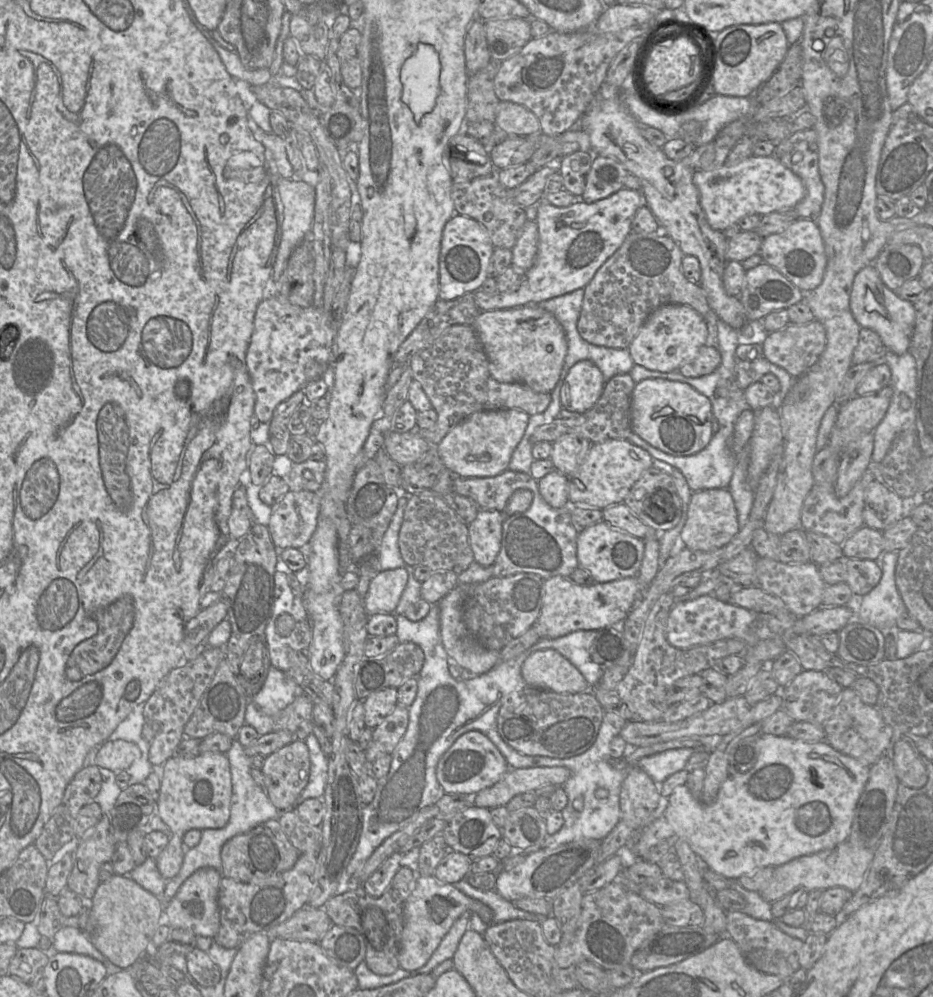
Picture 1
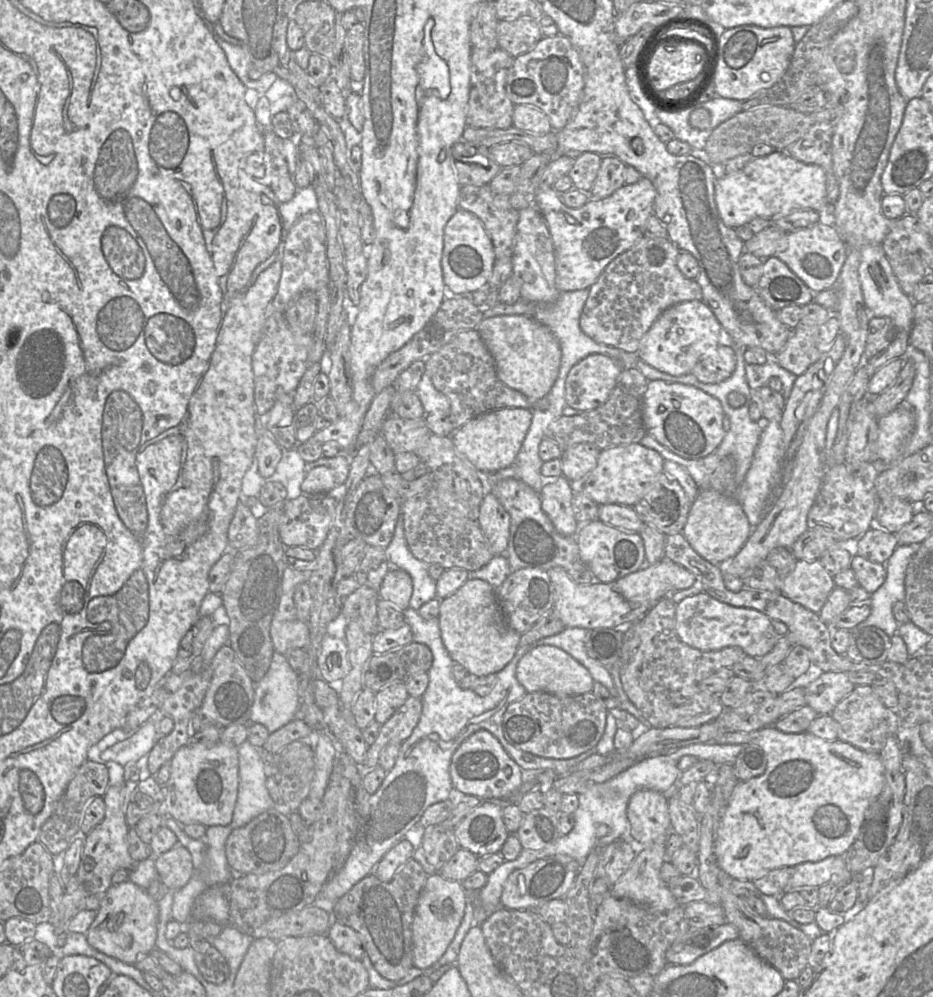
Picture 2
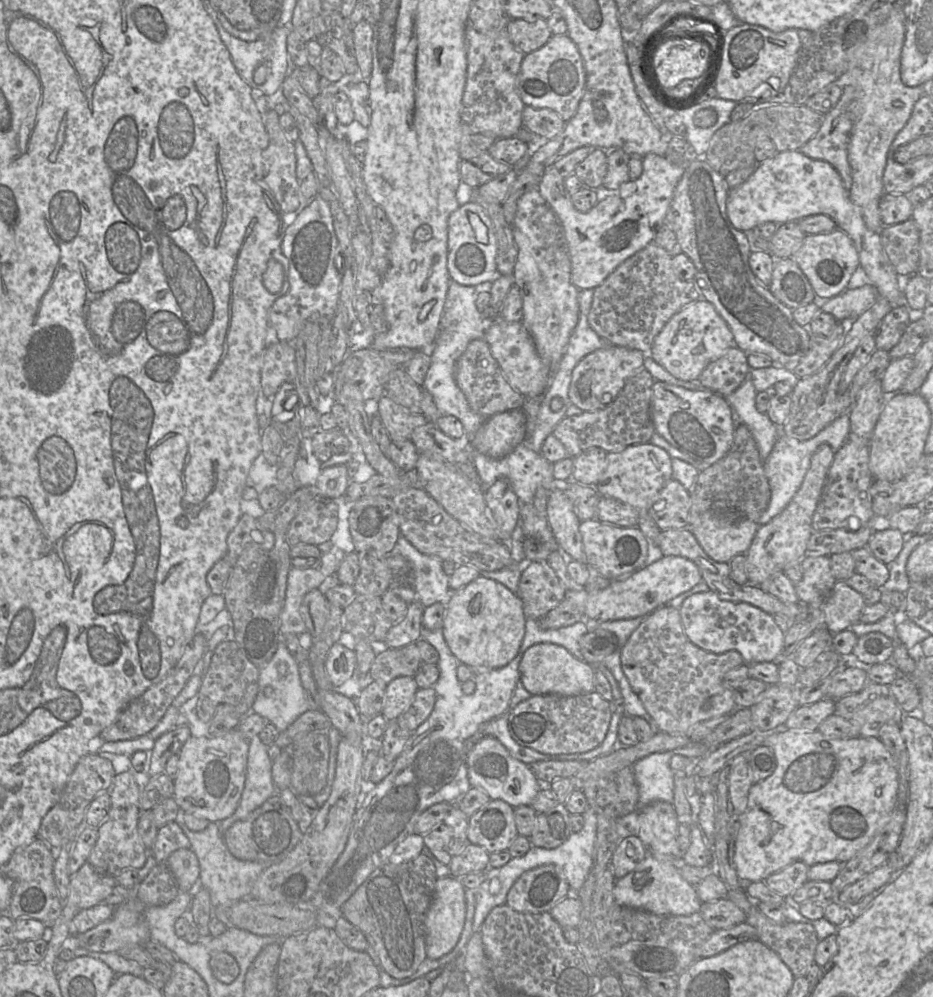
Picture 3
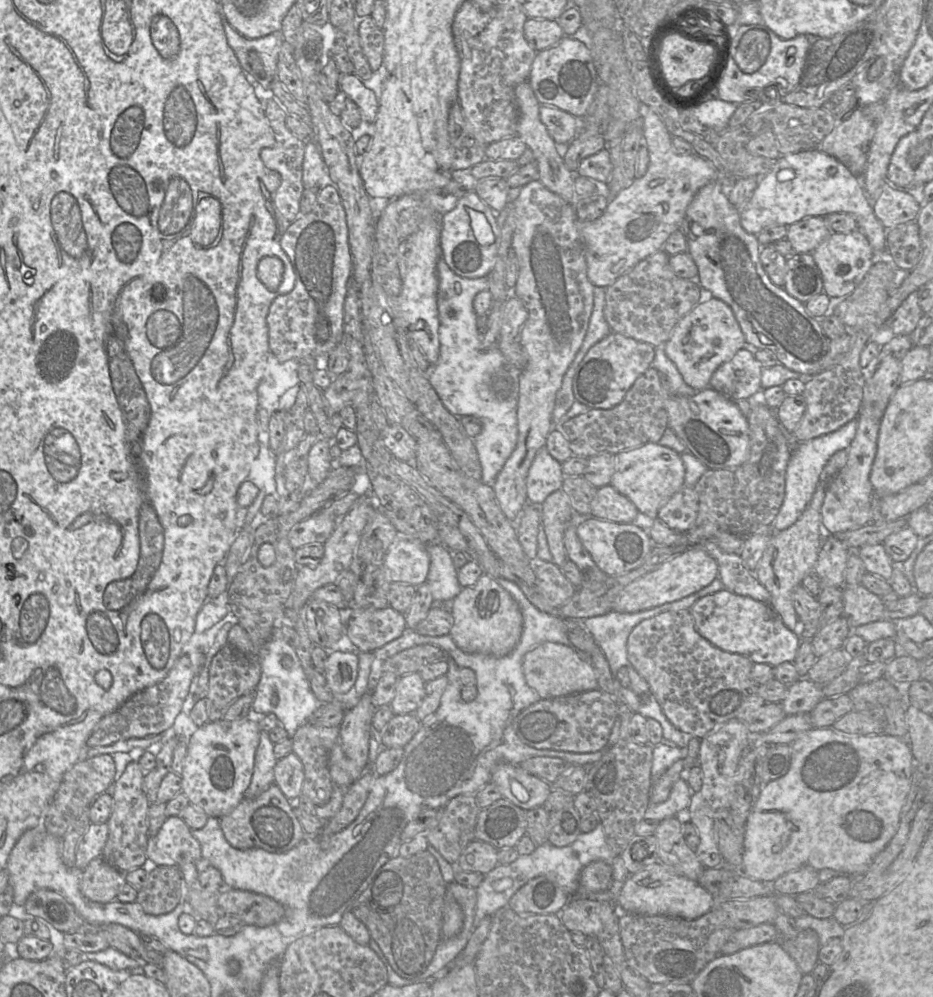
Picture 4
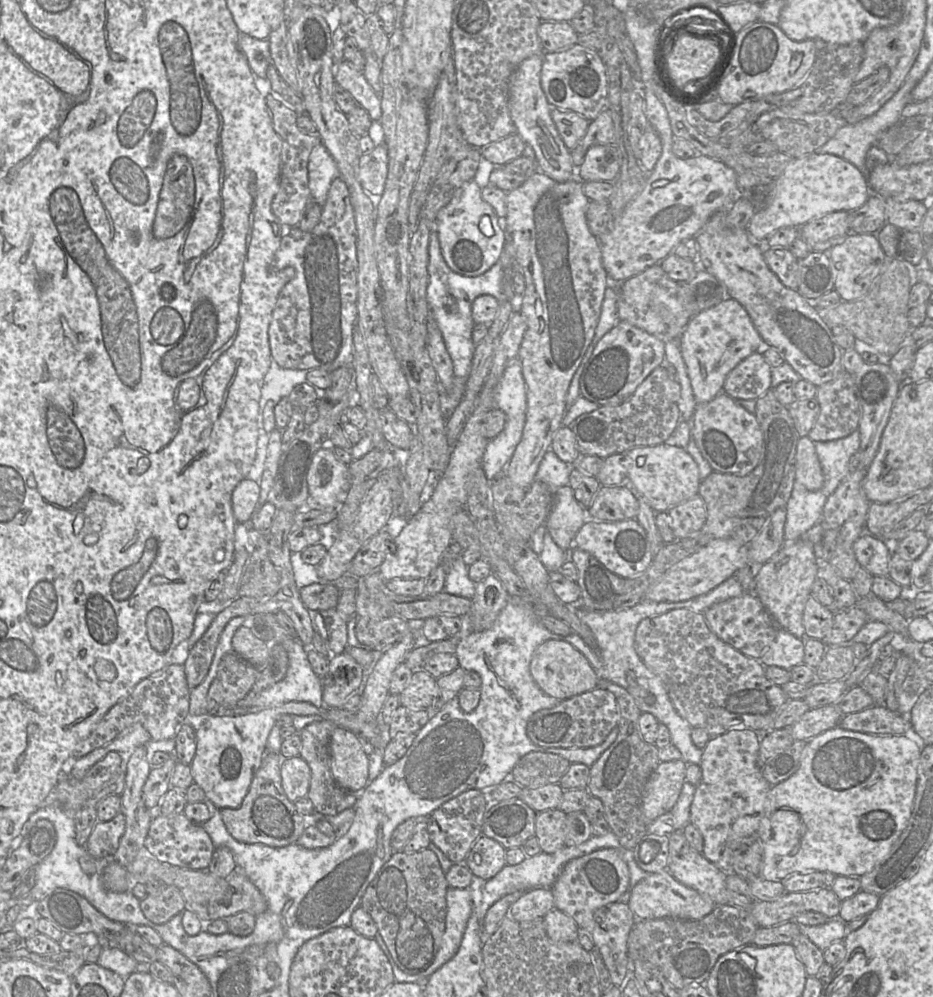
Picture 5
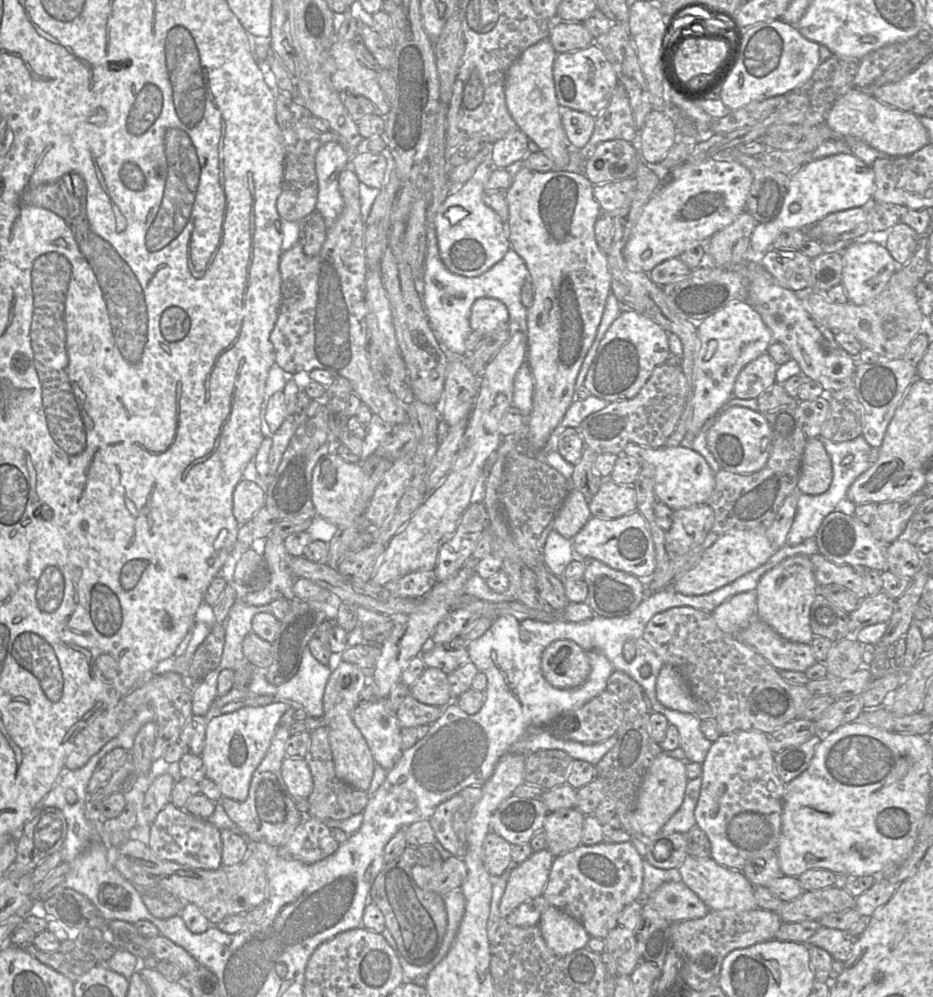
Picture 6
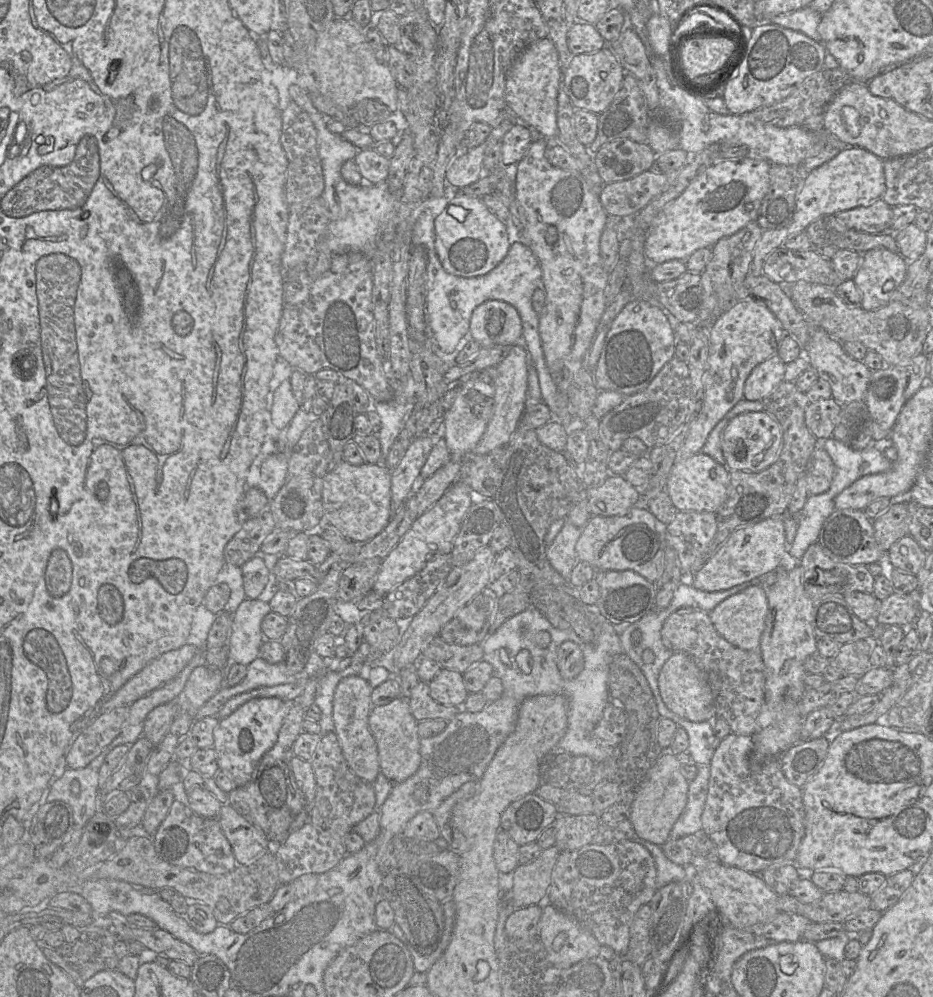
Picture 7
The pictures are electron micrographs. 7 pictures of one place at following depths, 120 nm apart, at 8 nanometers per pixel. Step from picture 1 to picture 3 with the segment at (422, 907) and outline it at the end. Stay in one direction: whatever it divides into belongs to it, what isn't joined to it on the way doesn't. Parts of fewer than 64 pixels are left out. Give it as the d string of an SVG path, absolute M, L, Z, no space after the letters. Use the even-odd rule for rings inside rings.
M453 876L437 878L429 910L426 914L425 944L429 959L438 959L449 953L457 944L466 919L465 887Z

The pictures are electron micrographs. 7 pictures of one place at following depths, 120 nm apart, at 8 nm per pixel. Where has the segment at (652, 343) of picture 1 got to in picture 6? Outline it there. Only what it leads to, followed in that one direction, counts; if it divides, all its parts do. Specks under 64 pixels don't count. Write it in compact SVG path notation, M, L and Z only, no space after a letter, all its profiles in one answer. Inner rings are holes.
M746 301L730 302L696 324L701 347L693 369L692 415L687 419L687 432L694 438L705 422L733 397L734 383L742 368L766 353L773 342L770 329Z

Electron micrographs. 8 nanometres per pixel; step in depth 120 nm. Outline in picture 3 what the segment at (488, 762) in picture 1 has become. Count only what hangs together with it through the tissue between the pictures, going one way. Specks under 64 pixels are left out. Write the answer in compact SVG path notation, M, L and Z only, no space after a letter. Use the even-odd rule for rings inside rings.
M492 736L484 737L470 750L466 765L472 788L483 790L491 800L502 800L513 808L529 806L543 787L530 766L512 757L503 744Z

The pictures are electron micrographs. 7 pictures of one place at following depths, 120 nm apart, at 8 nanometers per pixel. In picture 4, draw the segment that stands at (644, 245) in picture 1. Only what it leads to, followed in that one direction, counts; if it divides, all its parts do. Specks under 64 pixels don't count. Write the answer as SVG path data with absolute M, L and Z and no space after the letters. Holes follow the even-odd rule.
M658 250L606 287L604 317L611 331L663 347L676 324L698 303L701 287L695 281L677 276L669 266L669 255Z

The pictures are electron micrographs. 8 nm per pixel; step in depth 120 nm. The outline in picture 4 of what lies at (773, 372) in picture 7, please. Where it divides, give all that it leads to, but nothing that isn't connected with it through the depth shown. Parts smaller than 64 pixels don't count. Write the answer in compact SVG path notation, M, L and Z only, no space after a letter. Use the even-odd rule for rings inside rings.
M741 349L714 371L709 387L733 401L747 399L764 390L761 388L762 369L753 353Z

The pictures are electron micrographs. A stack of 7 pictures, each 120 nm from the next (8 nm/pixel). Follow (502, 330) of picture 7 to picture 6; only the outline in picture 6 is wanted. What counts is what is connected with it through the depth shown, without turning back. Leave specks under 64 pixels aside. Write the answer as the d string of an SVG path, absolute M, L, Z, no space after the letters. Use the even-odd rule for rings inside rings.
M483 297L473 303L470 316L470 327L473 331L486 336L508 323L508 310L498 299Z

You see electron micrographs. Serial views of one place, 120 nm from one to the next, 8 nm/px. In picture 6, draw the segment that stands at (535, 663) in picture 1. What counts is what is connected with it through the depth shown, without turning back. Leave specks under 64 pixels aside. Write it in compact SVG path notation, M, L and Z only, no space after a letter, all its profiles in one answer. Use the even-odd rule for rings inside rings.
M554 641L541 656L541 670L545 680L561 690L581 686L591 671L587 653L574 641Z

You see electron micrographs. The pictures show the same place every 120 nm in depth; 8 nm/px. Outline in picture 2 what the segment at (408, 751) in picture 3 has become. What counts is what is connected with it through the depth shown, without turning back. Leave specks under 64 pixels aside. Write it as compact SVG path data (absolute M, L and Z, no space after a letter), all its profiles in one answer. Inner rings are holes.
M410 607L402 612L405 623L412 630L412 642L425 644L433 655L432 665L427 671L429 684L421 697L422 714L412 734L401 744L394 767L387 773L379 789L369 796L362 807L361 816L359 816L359 832L354 846L343 867L329 878L322 889L322 897L330 902L341 898L357 882L372 873L384 855L404 839L406 833L420 821L429 806L454 797L455 789L450 775L452 757L458 747L475 732L479 730L491 732L526 774L538 773L546 769L558 774L570 774L571 767L592 755L615 753L614 737L618 727L614 712L608 713L605 731L598 744L578 756L567 759L546 758L517 749L506 740L503 732L502 722L507 707L527 693L517 680L517 665L527 652L537 646L555 646L568 653L590 672L594 682L604 685L618 700L618 692L609 669L586 653L585 643L591 630L579 627L565 628L555 635L541 638L532 644L518 646L514 657L502 670L486 676L475 675L476 678L471 687L462 689L453 675L455 662L441 639L439 619L426 620L417 610ZM479 686L490 687L490 693L480 696L476 691Z

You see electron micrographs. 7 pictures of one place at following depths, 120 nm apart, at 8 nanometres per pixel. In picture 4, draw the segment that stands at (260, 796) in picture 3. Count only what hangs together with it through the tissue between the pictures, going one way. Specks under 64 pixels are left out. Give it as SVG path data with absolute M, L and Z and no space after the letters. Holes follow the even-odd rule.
M261 732L255 753L253 775L244 797L253 798L275 783L274 768L278 760L274 755L274 744L268 732Z

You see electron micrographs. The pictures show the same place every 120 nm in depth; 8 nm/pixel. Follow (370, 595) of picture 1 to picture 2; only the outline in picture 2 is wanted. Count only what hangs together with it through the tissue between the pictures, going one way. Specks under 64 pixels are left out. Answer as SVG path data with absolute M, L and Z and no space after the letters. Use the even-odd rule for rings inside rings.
M389 570L378 591L380 600L386 601L401 611L409 608L413 592L411 576L404 570Z

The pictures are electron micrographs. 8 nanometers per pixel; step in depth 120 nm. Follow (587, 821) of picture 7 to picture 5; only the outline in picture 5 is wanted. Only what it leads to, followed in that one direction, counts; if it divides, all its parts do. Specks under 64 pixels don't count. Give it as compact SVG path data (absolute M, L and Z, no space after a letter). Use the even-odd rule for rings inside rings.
M550 809L537 813L535 836L542 852L554 853L565 847L566 813Z

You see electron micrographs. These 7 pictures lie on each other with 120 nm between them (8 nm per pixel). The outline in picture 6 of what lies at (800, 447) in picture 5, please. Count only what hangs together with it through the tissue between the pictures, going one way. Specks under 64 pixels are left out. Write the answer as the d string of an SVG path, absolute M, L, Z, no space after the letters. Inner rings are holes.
M821 438L807 439L797 489L803 494L819 495L828 490L832 478L831 459L821 442Z

